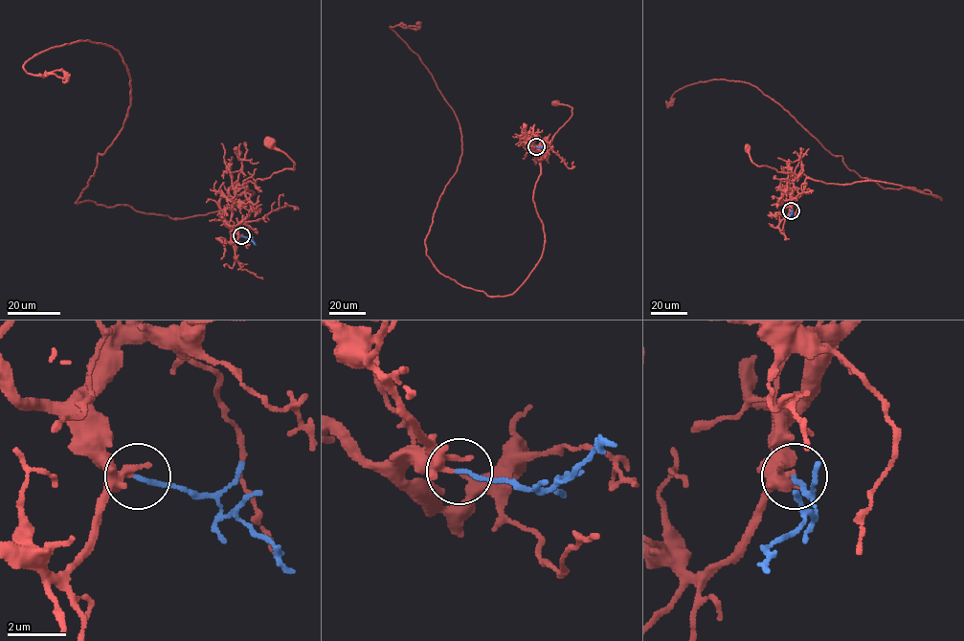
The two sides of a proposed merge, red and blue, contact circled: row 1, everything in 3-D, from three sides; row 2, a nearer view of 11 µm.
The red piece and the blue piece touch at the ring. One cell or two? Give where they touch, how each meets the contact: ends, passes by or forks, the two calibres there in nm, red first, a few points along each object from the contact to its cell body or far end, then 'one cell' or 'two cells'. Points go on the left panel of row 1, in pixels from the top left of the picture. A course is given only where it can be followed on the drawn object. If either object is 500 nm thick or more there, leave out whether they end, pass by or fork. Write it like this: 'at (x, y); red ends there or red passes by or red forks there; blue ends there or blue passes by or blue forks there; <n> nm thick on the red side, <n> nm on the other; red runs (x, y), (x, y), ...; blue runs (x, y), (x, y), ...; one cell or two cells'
at (241, 235); red forks there; blue ends there; 240 nm thick on the red side, 150 nm on the other; red runs (241, 235), (247, 187), (184, 218), (76, 203), (130, 78), (88, 40), (23, 66), (68, 72); blue runs (241, 235), (256, 244); one cell

